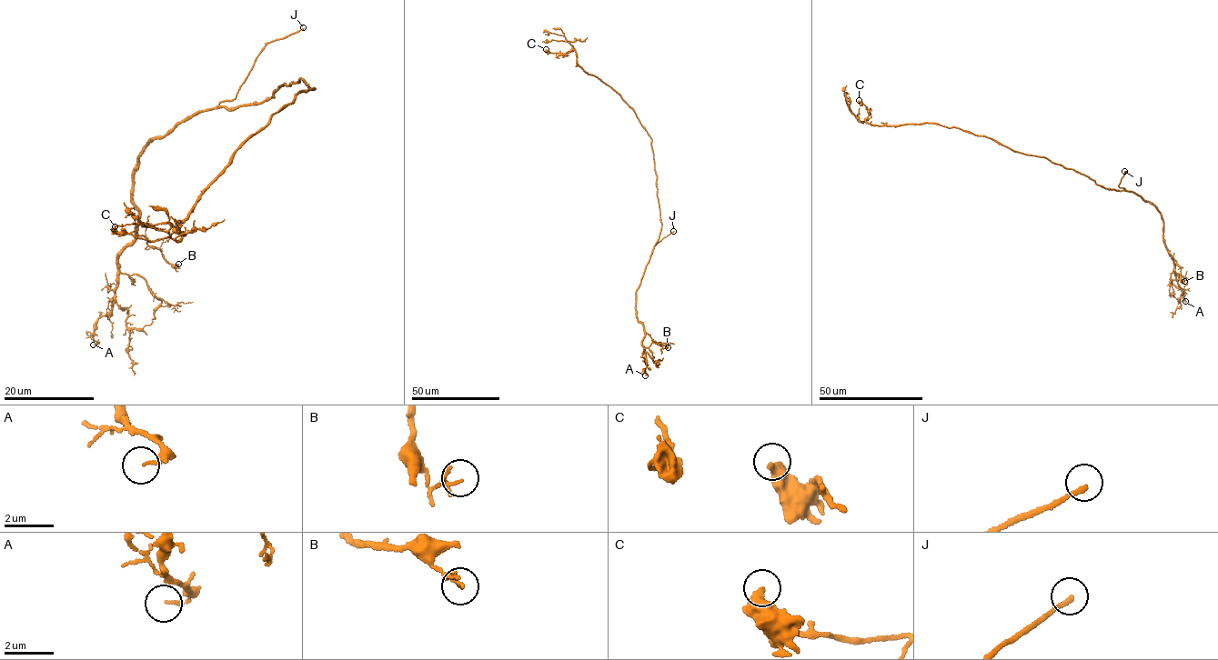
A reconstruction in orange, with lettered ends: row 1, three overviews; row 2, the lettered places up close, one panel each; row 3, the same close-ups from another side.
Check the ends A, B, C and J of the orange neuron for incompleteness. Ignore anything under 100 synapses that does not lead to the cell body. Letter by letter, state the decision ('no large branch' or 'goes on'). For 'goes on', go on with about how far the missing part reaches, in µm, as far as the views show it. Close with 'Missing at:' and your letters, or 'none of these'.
A: no large branch
B: no large branch
C: no large branch
J: goes on; missing 25 µm
Missing at: J

